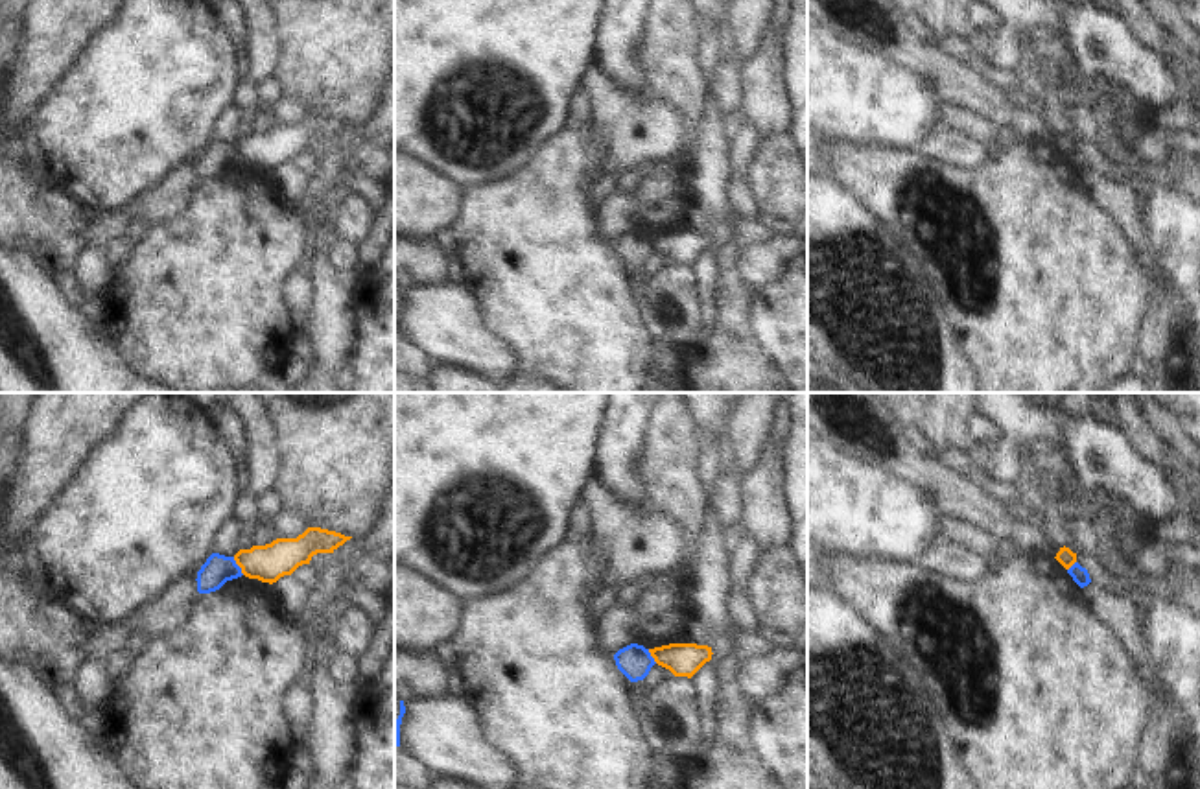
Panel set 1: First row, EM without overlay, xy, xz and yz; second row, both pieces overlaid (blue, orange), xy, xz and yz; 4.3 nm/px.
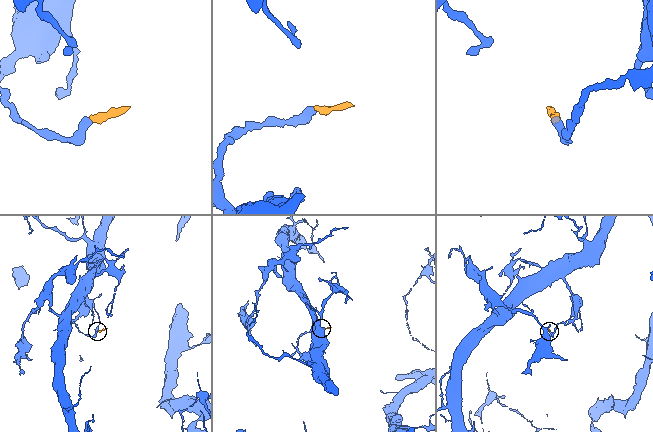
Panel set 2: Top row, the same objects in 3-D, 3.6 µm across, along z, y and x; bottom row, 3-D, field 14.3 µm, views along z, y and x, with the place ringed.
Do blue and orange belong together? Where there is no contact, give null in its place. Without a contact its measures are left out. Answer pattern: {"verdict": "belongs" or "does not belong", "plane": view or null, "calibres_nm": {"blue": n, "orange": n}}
{"verdict": "does not belong", "plane": "xy", "calibres_nm": {"blue": 130, "orange": 160}}

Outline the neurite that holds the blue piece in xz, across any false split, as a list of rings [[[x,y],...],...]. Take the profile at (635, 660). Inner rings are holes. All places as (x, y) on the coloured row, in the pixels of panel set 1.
[[[630,643],[614,654],[618,669],[630,680],[643,680],[656,664],[649,649]]]

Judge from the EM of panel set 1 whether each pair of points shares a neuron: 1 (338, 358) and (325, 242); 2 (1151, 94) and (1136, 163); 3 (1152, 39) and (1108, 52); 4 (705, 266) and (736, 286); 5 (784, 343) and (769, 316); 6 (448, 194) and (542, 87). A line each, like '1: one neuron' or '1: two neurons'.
1: one neuron
2: two neurons
3: two neurons
4: two neurons
5: one neuron
6: two neurons

